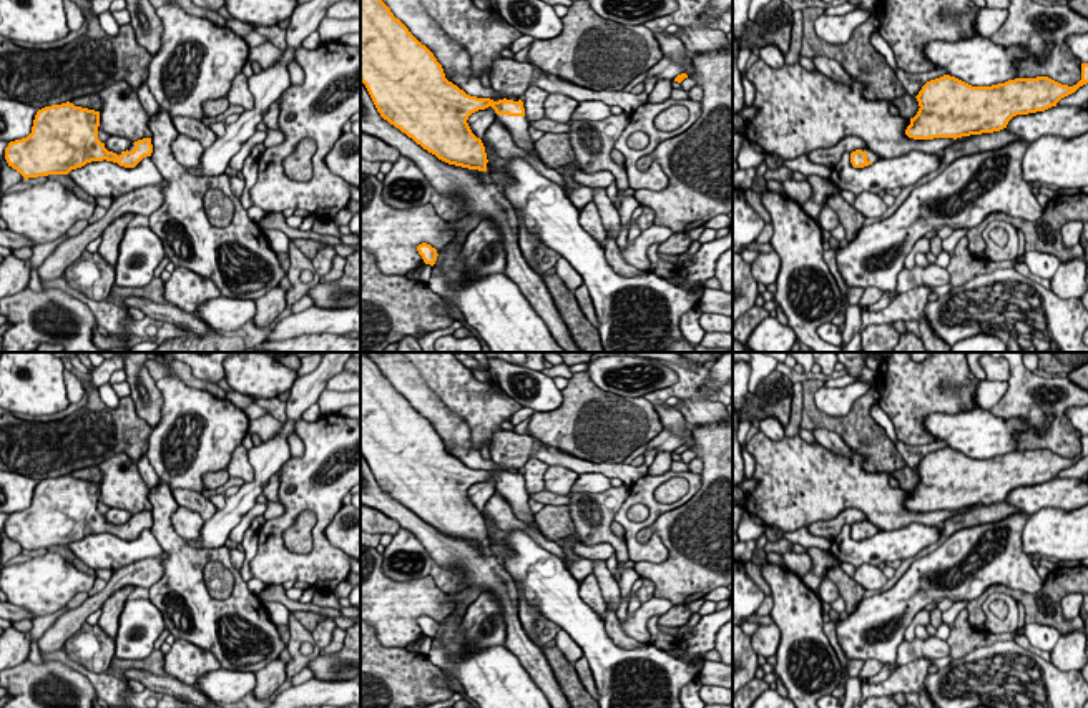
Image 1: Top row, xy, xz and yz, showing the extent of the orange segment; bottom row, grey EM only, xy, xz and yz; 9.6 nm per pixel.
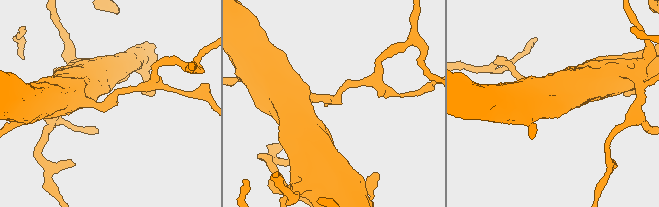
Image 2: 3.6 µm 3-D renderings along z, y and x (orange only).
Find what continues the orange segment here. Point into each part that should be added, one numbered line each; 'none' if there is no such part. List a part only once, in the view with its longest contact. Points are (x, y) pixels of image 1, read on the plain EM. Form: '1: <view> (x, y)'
1: xz (519, 499)

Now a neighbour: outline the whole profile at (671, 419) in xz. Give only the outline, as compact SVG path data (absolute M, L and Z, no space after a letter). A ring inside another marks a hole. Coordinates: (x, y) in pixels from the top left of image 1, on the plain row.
M654 404L654 411L658 412L664 429L668 429L673 435L683 437L683 445L688 449L694 447L693 434L688 430L689 424L676 407Z

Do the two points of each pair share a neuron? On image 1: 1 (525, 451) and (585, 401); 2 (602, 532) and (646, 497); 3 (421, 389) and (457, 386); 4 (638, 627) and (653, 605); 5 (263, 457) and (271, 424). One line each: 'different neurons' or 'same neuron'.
1: different neurons
2: different neurons
3: different neurons
4: same neuron
5: different neurons

